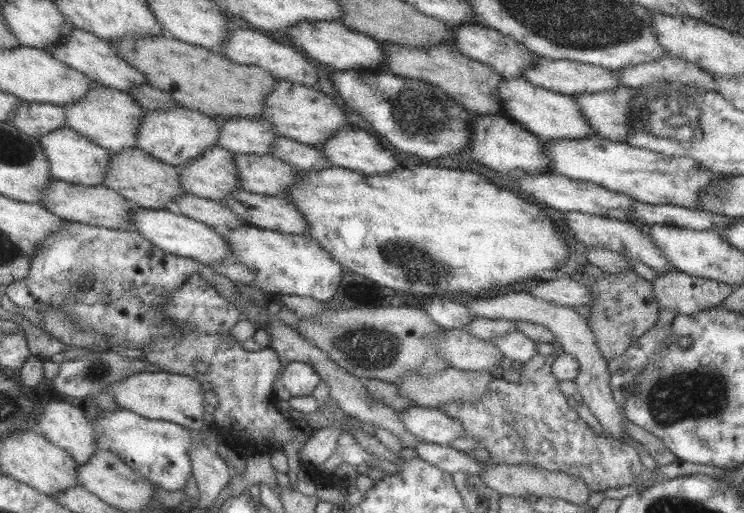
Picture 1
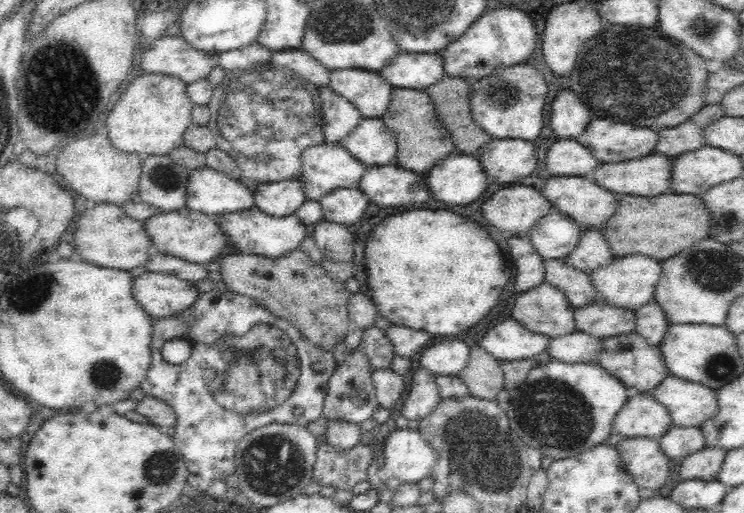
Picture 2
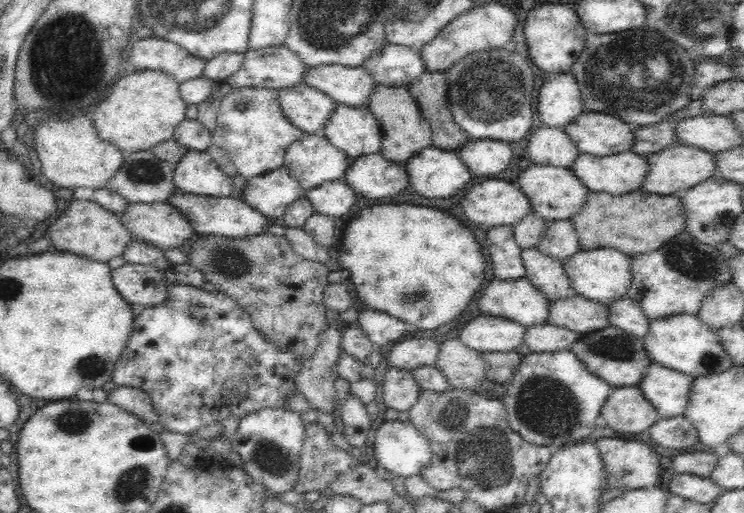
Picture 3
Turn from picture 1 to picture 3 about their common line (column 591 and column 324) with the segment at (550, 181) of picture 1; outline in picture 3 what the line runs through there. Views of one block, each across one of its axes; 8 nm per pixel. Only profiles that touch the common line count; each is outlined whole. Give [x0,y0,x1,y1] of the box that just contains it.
[306,180,358,218]

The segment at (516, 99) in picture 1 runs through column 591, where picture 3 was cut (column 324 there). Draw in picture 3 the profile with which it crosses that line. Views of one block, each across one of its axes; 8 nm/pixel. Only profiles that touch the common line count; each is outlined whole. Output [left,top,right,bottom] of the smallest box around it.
[324,104,382,160]

